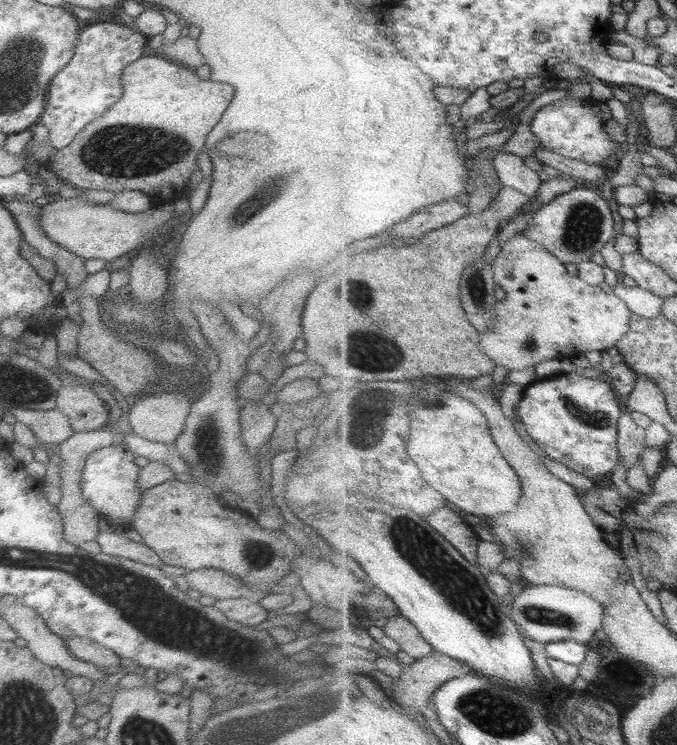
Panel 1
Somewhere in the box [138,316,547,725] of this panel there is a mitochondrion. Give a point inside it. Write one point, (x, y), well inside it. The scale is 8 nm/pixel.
(465, 591)

